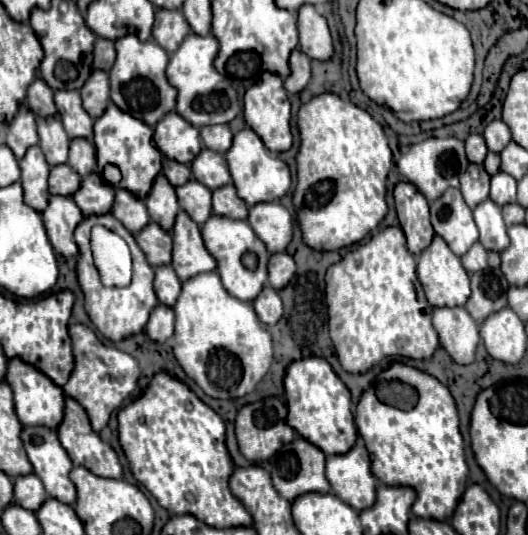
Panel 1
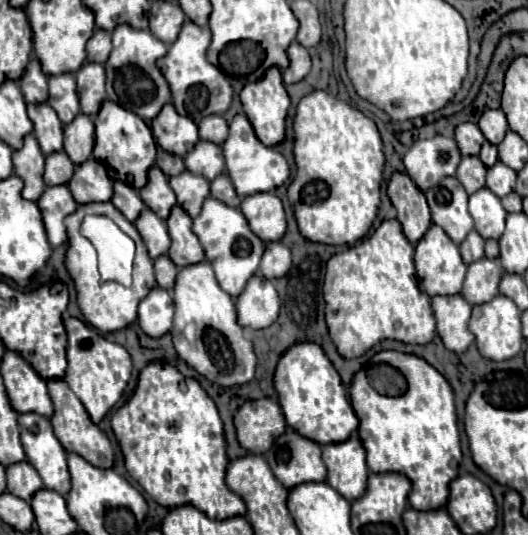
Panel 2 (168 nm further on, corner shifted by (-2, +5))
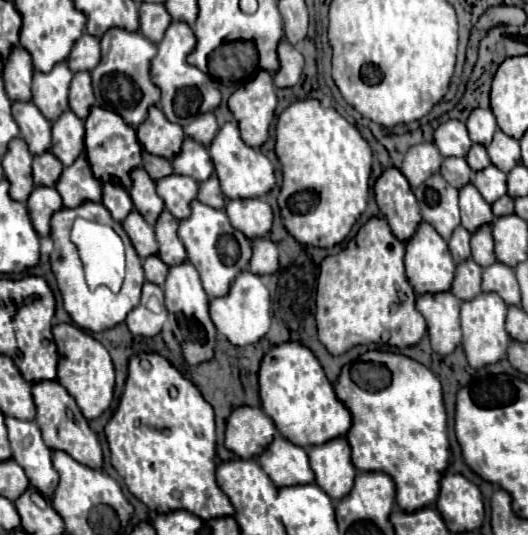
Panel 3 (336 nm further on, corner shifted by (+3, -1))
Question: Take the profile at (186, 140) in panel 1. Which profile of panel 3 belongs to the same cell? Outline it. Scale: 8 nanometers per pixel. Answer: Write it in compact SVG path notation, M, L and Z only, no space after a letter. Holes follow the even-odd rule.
M156 106L148 110L148 118L138 128L138 140L144 150L168 160L174 160L174 156L178 156L184 138L186 136L182 126L166 120L162 110Z

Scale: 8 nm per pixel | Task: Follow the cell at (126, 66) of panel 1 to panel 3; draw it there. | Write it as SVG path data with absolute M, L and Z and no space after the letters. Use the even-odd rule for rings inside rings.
M110 28L110 32L100 38L100 44L102 60L90 72L96 102L106 110L118 112L132 128L138 128L138 124L146 120L148 108L160 102L160 90L150 80L150 60L156 56L158 46L142 32L128 32L124 28Z

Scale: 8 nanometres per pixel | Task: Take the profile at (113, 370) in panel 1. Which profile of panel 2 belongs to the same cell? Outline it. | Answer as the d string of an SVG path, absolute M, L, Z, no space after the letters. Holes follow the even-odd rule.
M65 314L63 318L69 342L67 342L67 372L65 372L65 382L69 384L69 388L77 394L77 398L83 402L85 410L89 412L91 420L97 424L121 398L129 378L131 378L131 356L129 352L115 344L105 340L103 336L97 334L95 328L91 328L89 324L71 318Z

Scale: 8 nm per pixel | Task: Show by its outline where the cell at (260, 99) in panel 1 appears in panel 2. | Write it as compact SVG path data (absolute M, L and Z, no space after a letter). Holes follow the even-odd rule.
M271 66L261 80L245 84L239 96L255 136L265 146L277 146L285 138L285 116L289 108L281 70Z

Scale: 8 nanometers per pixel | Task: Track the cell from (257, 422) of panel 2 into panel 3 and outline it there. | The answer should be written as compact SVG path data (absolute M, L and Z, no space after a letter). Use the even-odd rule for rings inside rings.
M240 406L228 418L226 448L240 458L256 458L266 450L274 432L276 426L262 408Z

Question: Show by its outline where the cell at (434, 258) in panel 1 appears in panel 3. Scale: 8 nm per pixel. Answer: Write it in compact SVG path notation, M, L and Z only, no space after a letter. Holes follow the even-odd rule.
M420 222L416 234L406 242L406 276L414 288L416 294L436 294L436 292L448 292L452 288L456 264L450 256L448 244L442 240L442 236L426 222Z

